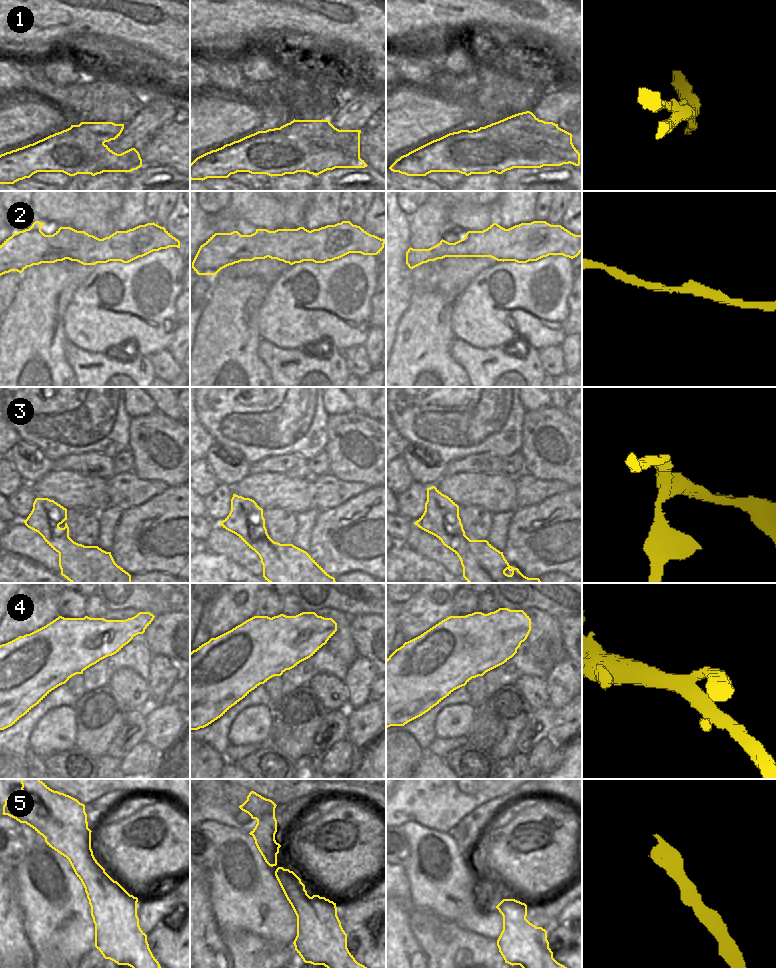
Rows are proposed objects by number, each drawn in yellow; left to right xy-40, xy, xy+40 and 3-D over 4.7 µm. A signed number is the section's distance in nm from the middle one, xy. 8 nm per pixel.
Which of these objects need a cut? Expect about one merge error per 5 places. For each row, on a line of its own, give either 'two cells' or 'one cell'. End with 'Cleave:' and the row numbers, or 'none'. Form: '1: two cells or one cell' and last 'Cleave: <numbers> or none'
1: two cells
2: one cell
3: one cell
4: one cell
5: one cell
Cleave: 1

